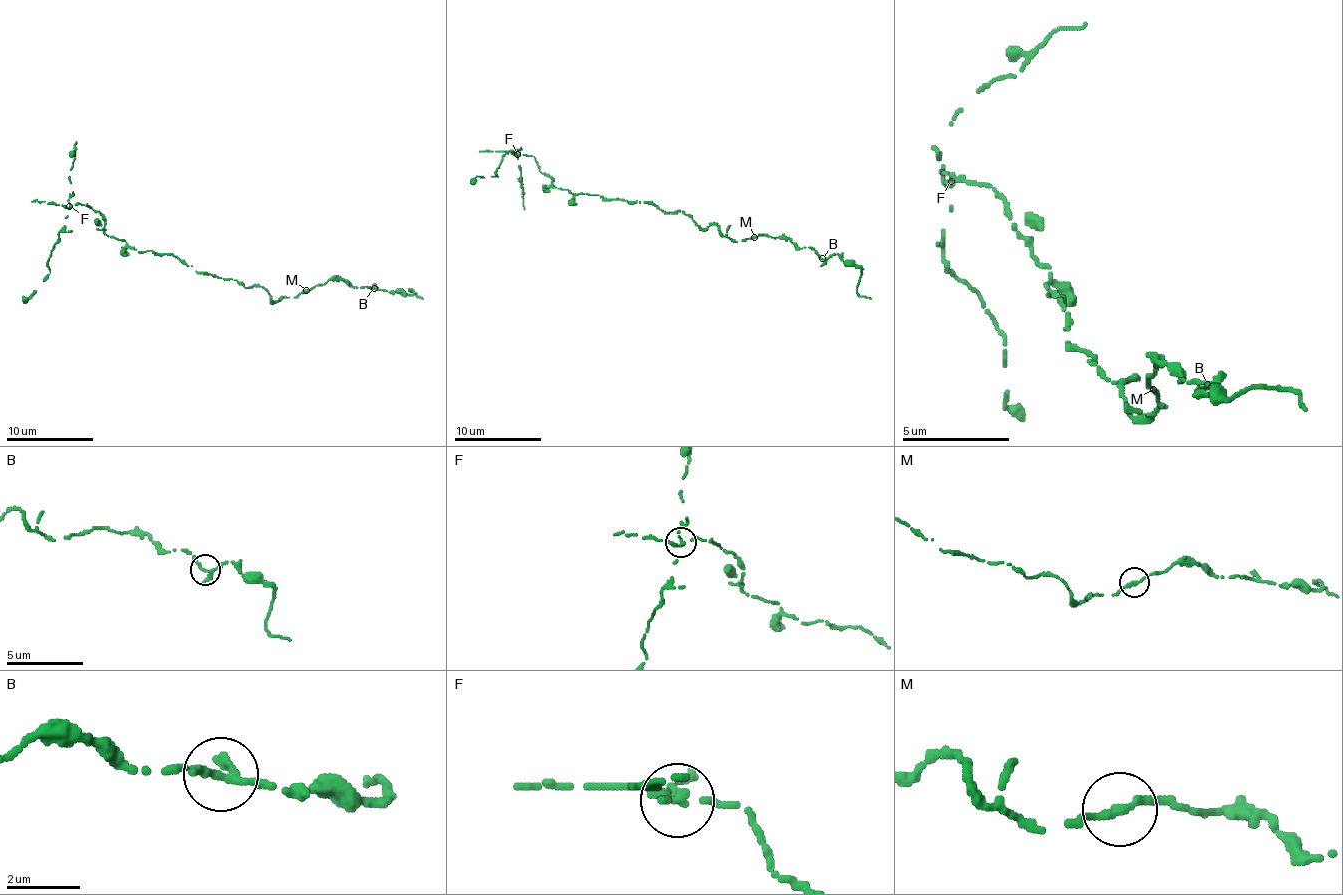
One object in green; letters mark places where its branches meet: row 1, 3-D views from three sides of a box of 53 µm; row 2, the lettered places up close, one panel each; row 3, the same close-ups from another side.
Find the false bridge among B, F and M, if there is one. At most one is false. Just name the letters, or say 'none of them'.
F

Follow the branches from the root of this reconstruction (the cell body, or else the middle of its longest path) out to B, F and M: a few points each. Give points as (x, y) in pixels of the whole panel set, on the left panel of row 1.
B: (197, 273), (237, 279), (245, 288), (261, 286), (272, 301), (298, 297), (330, 279), (374, 288)
F: (197, 273), (173, 255), (139, 251), (123, 240), (110, 238), (97, 212), (80, 203), (69, 205)
M: (197, 273), (237, 279), (245, 288), (261, 286), (272, 301), (298, 297), (306, 290)

